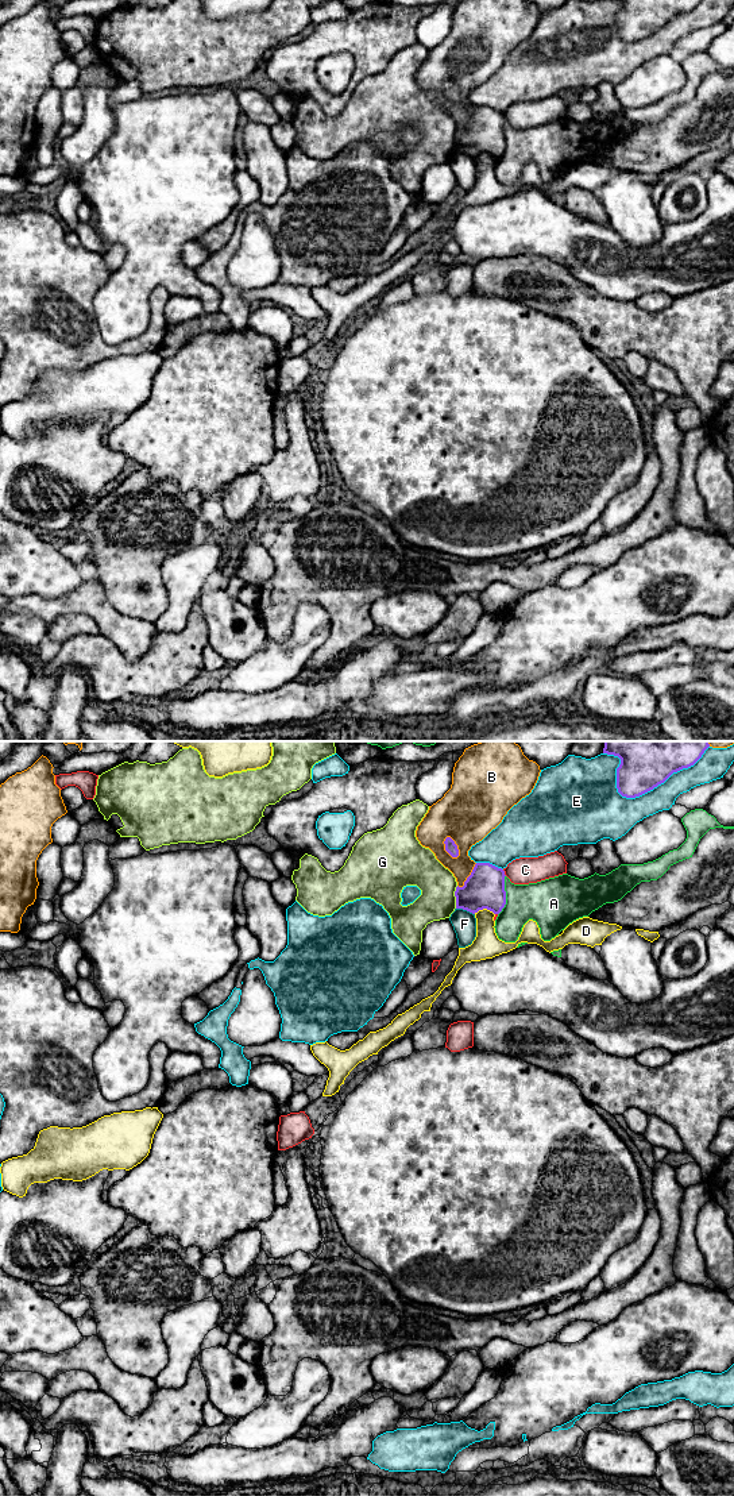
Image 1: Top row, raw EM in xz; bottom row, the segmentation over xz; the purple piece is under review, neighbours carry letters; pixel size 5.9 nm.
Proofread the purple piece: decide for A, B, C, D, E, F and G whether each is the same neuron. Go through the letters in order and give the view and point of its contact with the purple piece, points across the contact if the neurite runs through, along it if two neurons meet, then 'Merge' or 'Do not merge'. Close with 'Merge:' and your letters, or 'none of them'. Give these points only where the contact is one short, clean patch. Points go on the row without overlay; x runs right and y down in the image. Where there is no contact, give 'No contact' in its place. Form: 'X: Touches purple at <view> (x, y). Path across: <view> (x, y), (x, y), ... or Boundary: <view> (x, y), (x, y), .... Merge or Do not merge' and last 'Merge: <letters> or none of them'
A: Touches purple at xz (505, 139). Do not merge
B: Touches purple at xz (456, 91). Do not merge
C: Touches purple at xz (503, 116). Do not merge
D: Touches purple at xz (485, 151). Do not merge
E: Touches purple at xz (659, 27). Do not merge
F: Touches purple at xz (466, 153). Do not merge
G: Touches purple at xz (455, 139). Do not merge
Merge: none of them

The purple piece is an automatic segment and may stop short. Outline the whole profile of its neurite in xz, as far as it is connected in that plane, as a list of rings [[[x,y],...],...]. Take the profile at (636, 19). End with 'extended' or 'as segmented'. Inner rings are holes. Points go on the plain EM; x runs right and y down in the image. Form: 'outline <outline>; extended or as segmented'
outline [[[618,0],[617,32],[622,41],[640,41],[673,16],[694,9],[702,0]]]; as segmented

